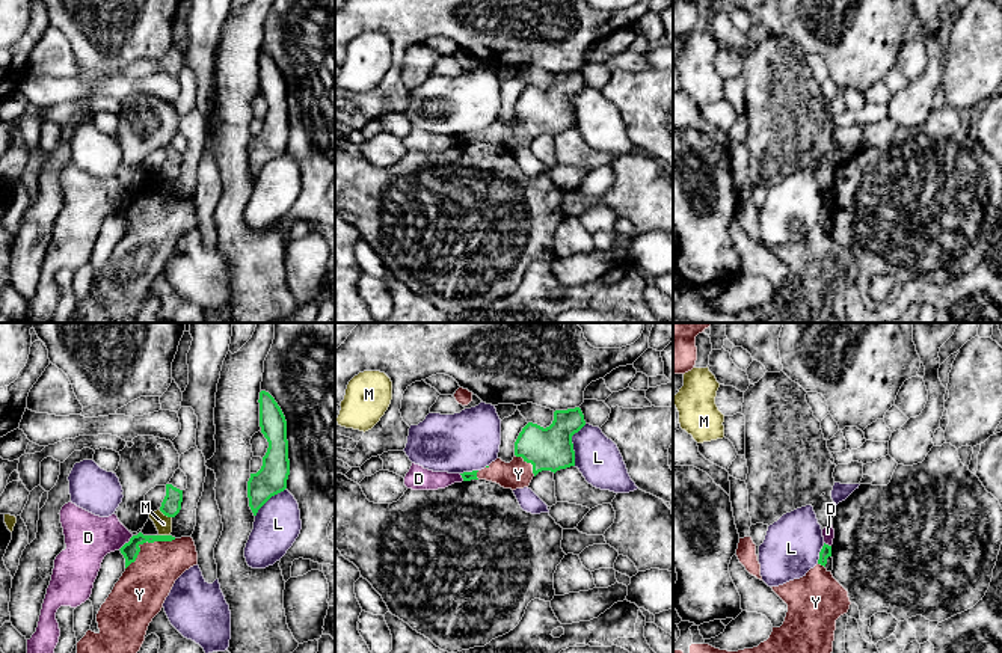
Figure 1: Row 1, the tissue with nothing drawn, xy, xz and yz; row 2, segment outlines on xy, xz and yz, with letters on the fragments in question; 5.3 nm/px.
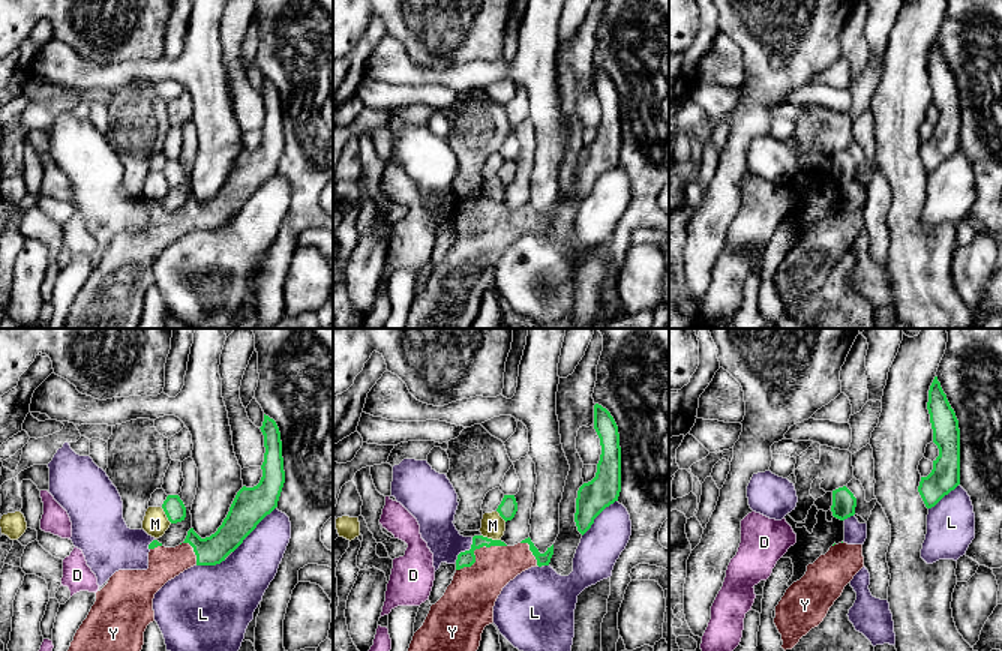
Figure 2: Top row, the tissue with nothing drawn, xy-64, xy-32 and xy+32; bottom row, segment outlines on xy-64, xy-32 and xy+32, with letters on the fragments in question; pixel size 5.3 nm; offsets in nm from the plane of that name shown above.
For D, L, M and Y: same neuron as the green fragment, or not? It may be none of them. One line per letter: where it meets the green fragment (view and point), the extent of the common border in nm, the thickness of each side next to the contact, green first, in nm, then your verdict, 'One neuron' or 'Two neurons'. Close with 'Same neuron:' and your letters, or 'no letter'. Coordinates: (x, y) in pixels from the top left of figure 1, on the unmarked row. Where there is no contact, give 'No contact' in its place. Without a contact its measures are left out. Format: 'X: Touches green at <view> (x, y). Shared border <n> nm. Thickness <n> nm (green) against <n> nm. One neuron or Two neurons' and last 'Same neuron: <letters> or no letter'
D: Touches green at xy (126, 205). Shared border 120 nm. Thickness 90 nm (green) against 260 nm. Two neurons
L: Touches green at xz (572, 106). Shared border 240 nm. Thickness 240 nm (green) against 240 nm. Two neurons
M: Touches green at xy (165, 177). Shared border 80 nm. Thickness 110 nm (green) against 90 nm. Two neurons
Y: Touches green at xy (145, 204). Shared border 320 nm. Thickness 90 nm (green) against 260 nm. One neuron
Same neuron: Y

